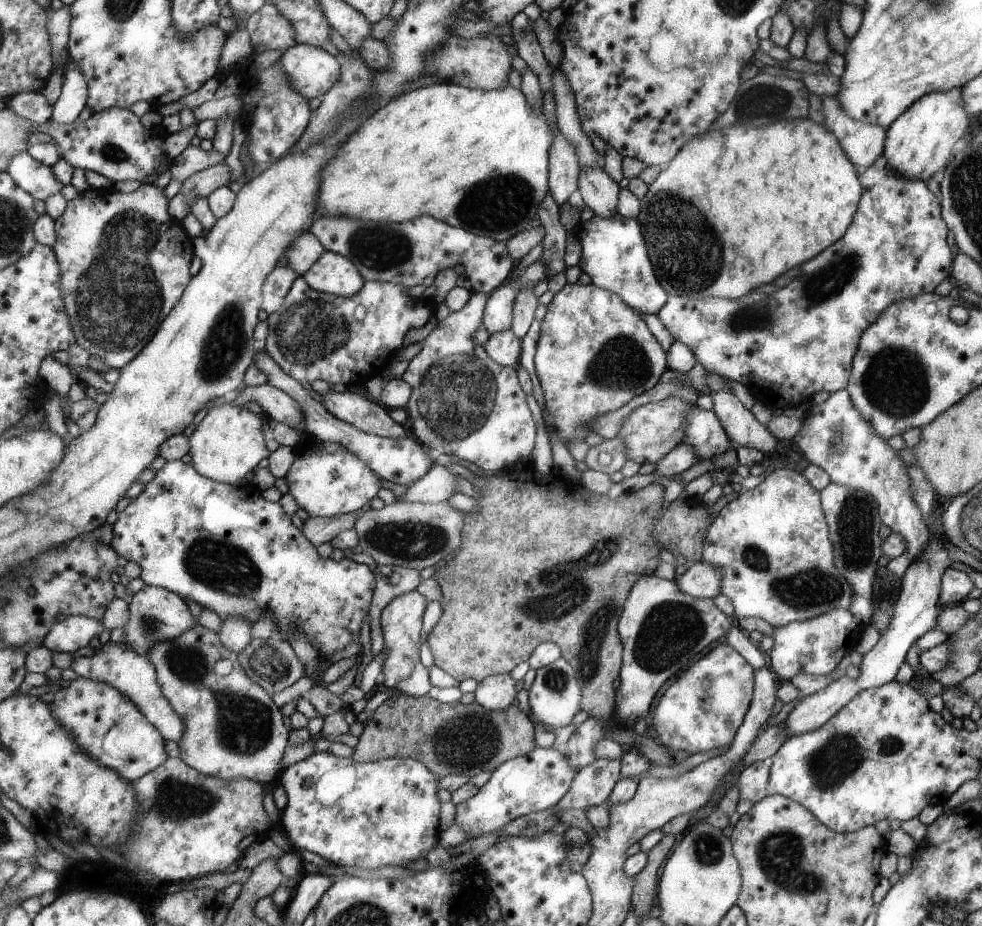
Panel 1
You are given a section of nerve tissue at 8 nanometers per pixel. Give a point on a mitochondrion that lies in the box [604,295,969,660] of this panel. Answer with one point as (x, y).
(895, 381)

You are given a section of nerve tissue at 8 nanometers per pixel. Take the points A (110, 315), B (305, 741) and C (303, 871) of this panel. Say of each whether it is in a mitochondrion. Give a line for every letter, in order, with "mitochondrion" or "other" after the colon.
A: mitochondrion
B: other
C: other

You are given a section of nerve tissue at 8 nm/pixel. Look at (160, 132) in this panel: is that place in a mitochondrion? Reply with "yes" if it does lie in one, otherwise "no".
no

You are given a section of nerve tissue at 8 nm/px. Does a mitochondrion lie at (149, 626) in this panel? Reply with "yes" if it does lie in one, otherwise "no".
yes

